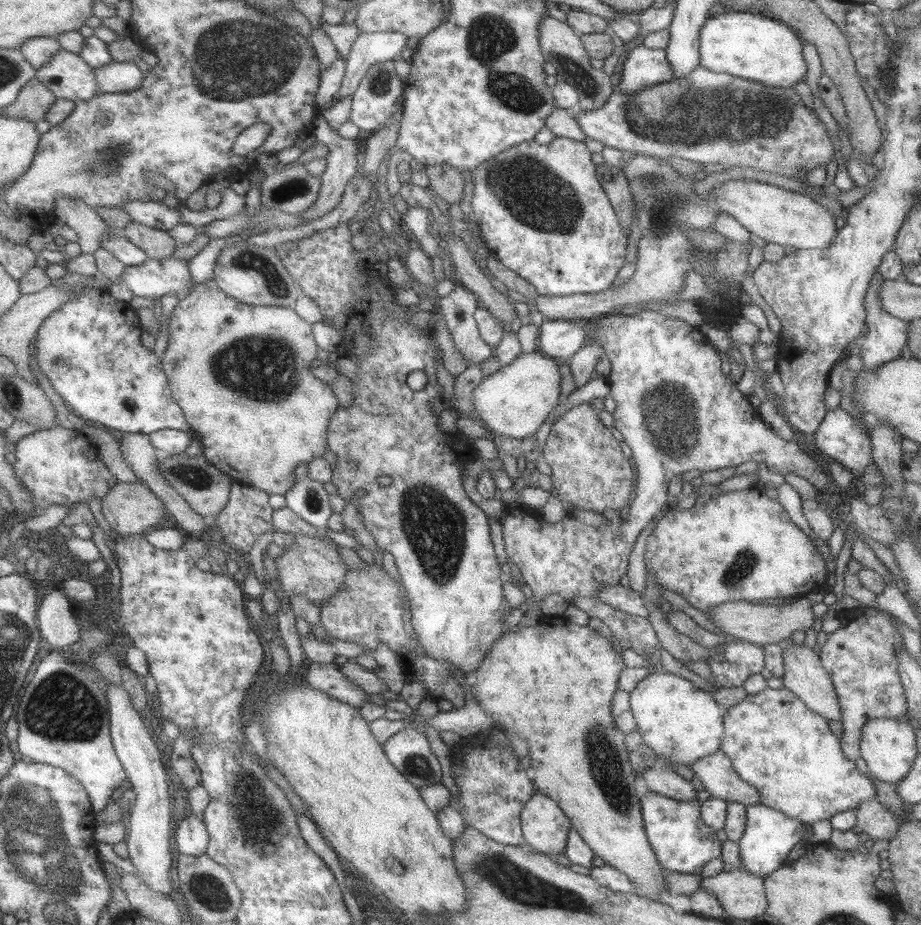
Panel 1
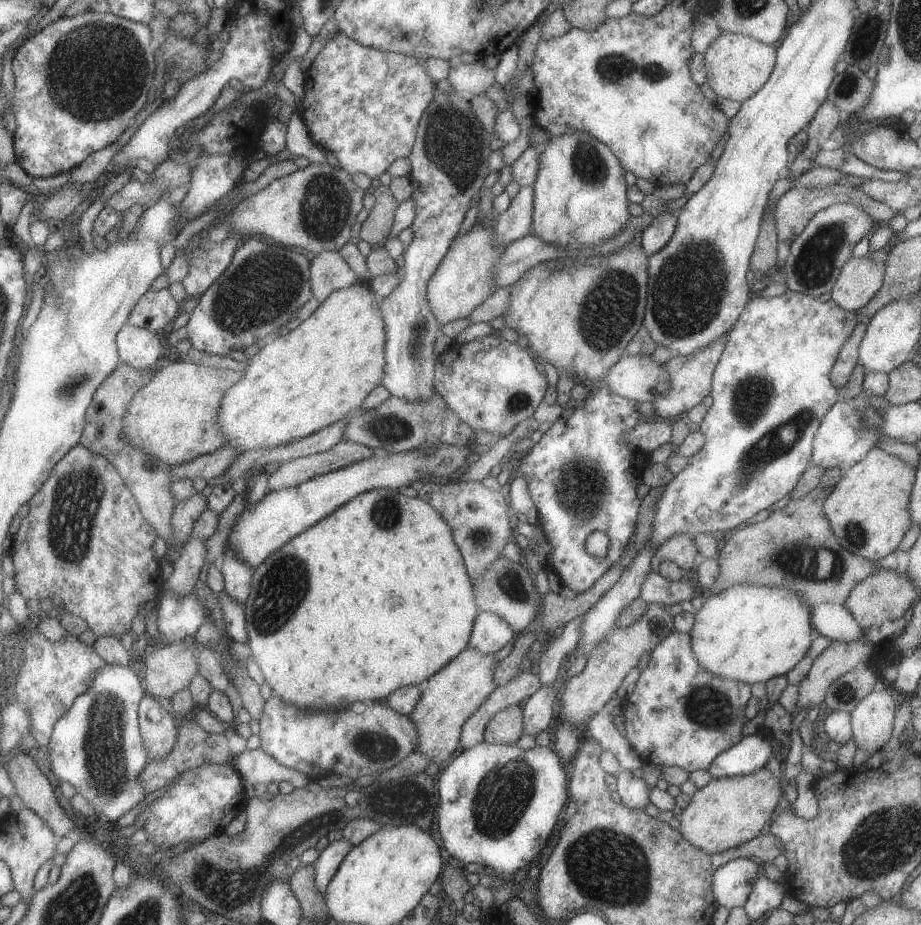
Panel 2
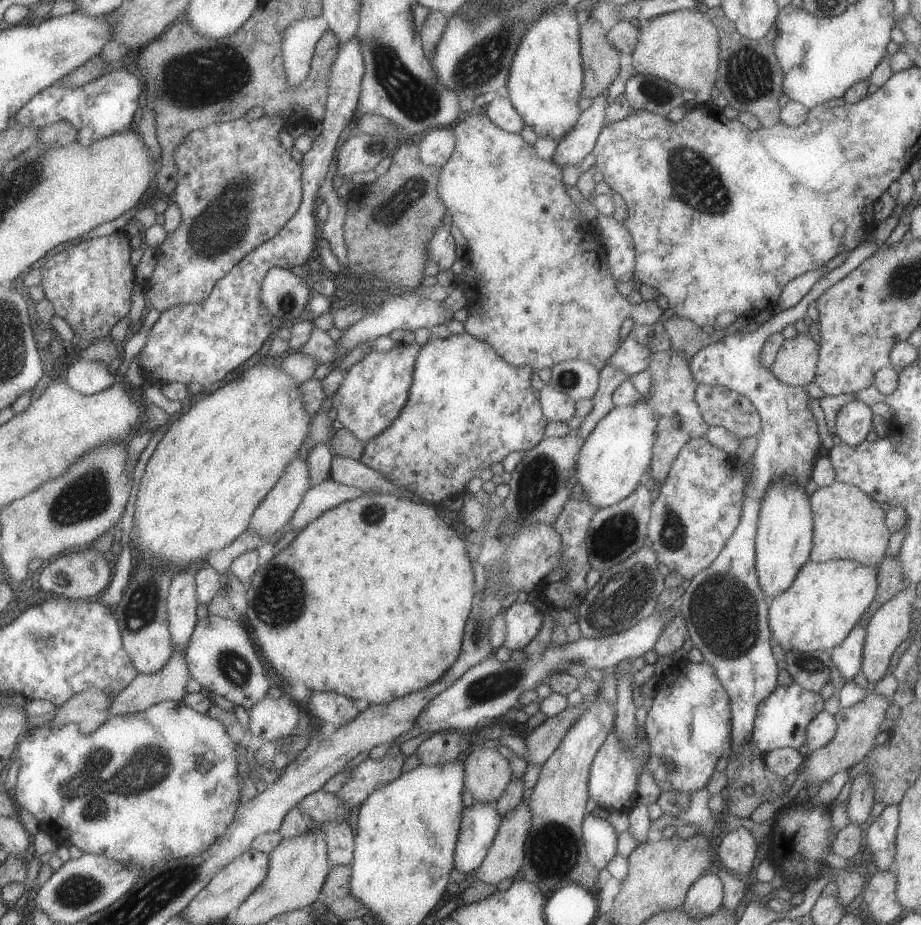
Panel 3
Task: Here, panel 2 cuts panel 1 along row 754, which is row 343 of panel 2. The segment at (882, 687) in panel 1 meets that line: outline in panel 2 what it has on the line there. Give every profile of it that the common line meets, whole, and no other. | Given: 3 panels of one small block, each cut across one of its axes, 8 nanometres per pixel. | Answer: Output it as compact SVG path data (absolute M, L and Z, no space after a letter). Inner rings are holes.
M858 323L853 328L853 332L847 336L843 346L841 346L836 362L833 364L829 374L831 384L833 384L835 389L842 388L847 384L853 368L857 365L855 358L858 357L858 347L865 332L866 325Z

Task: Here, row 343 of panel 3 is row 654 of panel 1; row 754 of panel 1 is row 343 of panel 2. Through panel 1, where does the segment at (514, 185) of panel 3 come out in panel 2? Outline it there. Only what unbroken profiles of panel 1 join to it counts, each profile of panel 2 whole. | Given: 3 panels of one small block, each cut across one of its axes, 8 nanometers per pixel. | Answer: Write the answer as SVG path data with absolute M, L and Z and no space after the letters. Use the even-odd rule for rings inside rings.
M641 231L619 252L609 254L601 264L573 264L562 268L557 264L539 262L513 284L511 306L503 314L508 328L527 337L533 353L559 370L576 375L579 382L603 379L609 368L620 360L629 340L642 327L647 297L648 256L641 247Z

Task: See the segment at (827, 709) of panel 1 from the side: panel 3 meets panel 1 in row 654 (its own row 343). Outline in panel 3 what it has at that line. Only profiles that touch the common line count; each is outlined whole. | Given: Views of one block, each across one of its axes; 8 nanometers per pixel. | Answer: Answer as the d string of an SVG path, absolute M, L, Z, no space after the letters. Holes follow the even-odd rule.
M797 333L784 339L777 351L770 372L780 383L805 387L814 380L818 361L818 345L809 333Z

